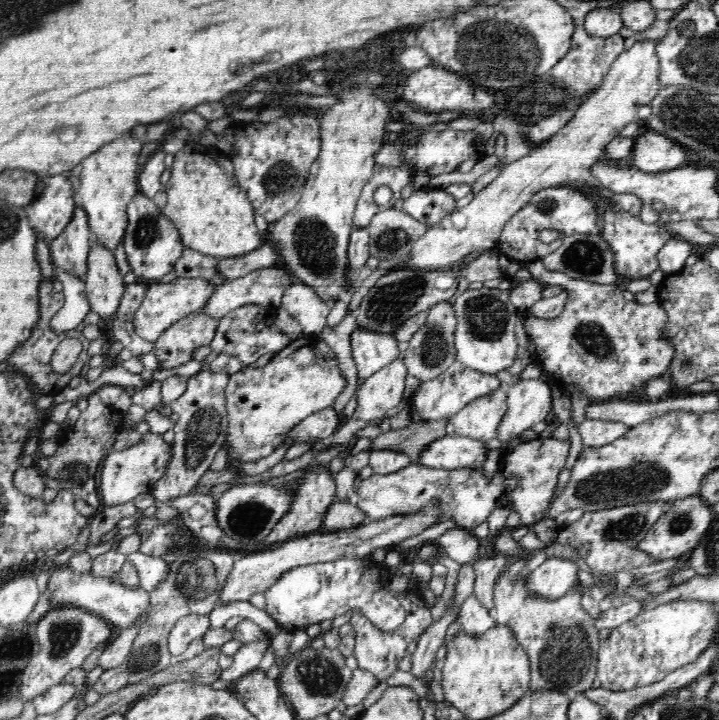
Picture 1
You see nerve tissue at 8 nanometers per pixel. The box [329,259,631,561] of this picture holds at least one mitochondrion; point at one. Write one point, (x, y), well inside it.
(388, 305)

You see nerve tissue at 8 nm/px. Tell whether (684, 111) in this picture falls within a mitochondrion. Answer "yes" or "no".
yes

